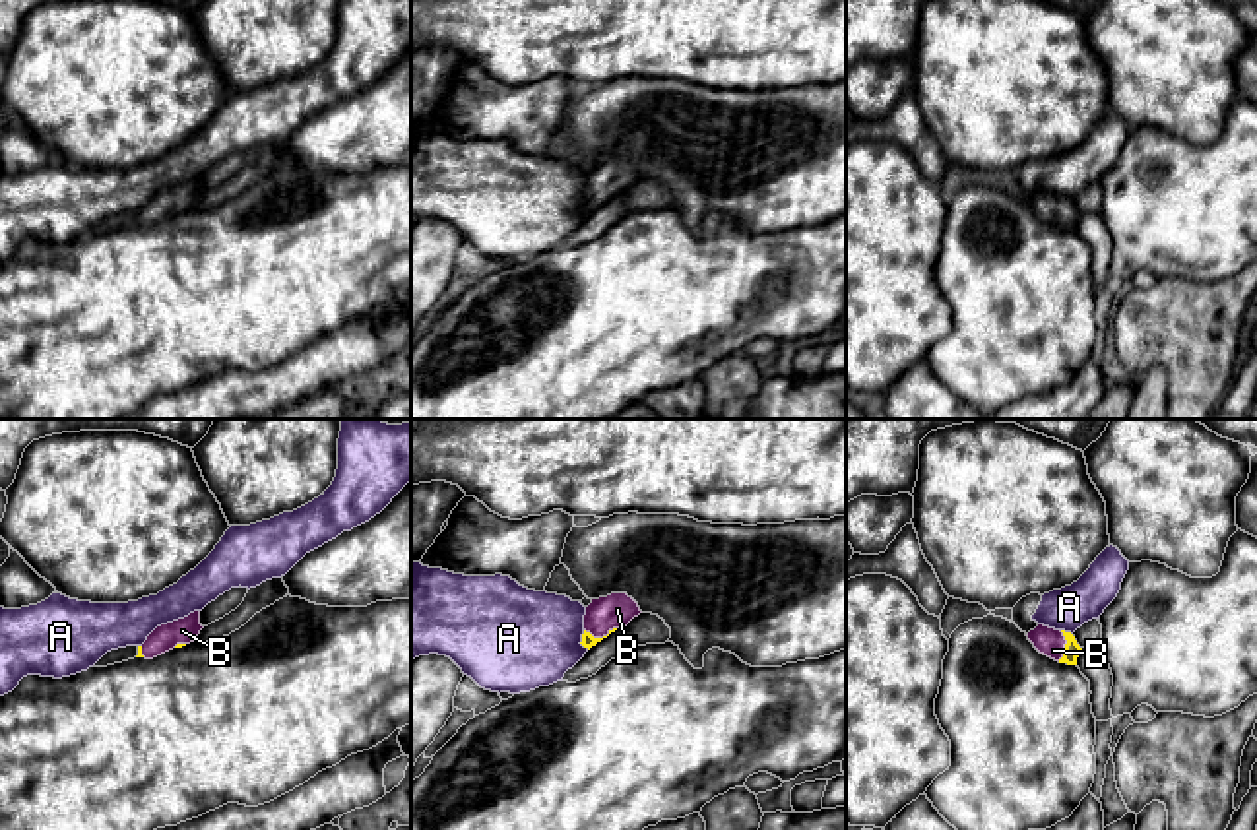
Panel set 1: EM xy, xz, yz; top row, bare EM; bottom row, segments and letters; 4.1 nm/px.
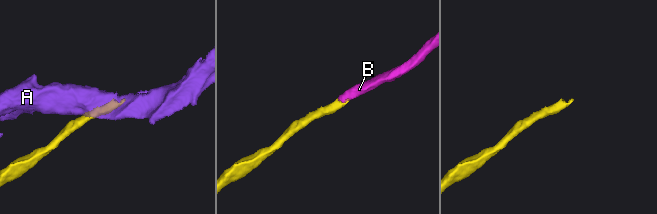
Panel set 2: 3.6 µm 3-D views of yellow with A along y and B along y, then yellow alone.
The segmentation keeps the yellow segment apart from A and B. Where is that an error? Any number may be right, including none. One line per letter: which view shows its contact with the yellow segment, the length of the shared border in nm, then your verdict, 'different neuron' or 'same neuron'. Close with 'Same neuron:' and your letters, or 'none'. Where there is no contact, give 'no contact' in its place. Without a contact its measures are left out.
A: xz | 80 nm | different neuron
B: xz | 140 nm | same neuron
Same neuron: B

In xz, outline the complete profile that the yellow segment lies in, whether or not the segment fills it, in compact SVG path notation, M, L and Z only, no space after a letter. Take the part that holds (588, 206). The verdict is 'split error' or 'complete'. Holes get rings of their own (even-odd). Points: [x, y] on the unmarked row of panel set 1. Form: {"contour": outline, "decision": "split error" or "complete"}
{"contour": "M611 159L607 163L592 165L586 173L580 209L590 215L617 194L627 192L640 178L638 169L627 159Z", "decision": "split error"}

